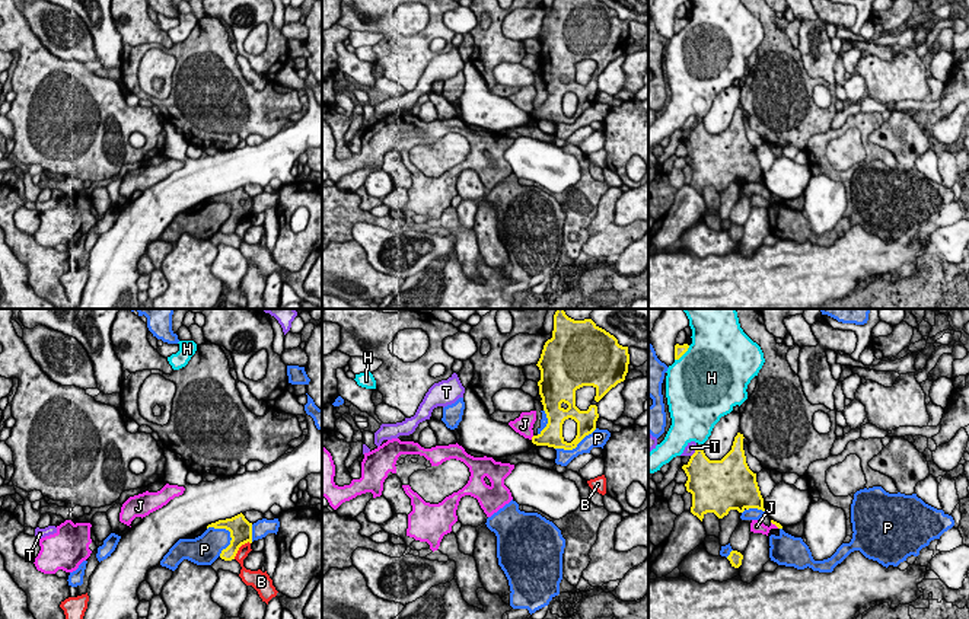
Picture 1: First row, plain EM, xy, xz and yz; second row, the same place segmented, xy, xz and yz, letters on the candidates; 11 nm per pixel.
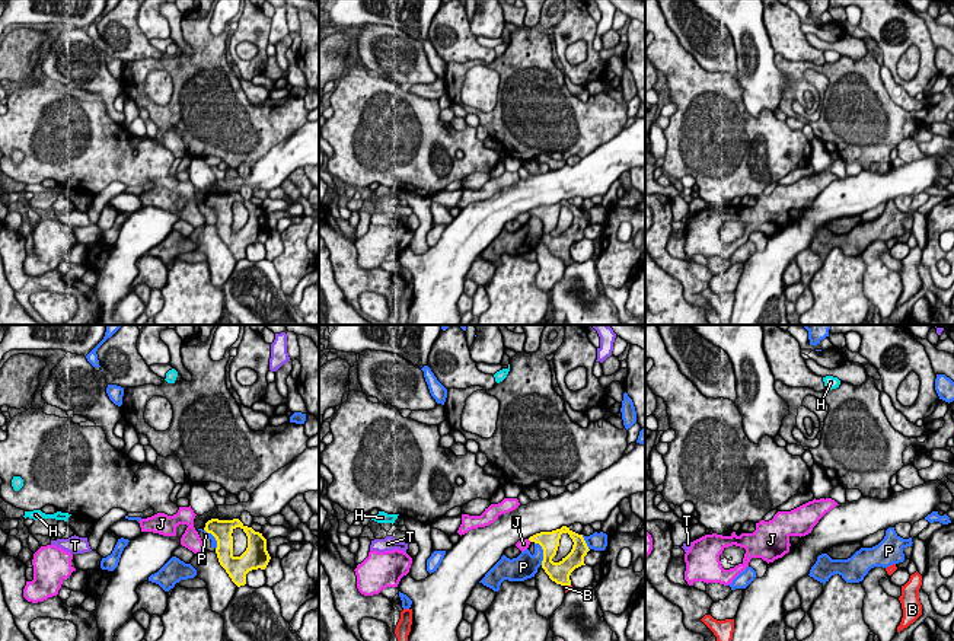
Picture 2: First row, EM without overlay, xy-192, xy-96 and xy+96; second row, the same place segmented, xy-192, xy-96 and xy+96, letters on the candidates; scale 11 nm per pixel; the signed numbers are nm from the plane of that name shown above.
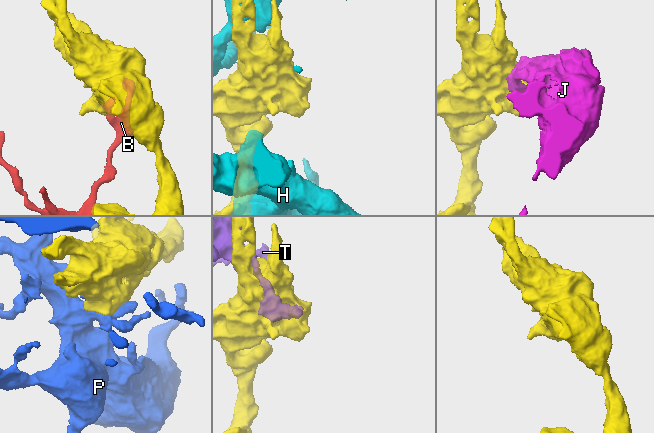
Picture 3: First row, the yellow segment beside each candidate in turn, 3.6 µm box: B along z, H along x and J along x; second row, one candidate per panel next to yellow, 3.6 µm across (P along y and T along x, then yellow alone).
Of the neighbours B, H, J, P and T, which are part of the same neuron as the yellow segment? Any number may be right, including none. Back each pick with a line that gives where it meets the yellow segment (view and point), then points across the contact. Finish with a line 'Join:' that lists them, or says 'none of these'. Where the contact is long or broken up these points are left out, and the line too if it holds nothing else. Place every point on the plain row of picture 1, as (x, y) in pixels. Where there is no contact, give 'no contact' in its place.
Join: none of these

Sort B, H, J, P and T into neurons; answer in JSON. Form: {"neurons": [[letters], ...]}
{"neurons": [["B"], ["H"], ["J"], ["P"], ["T"]]}

